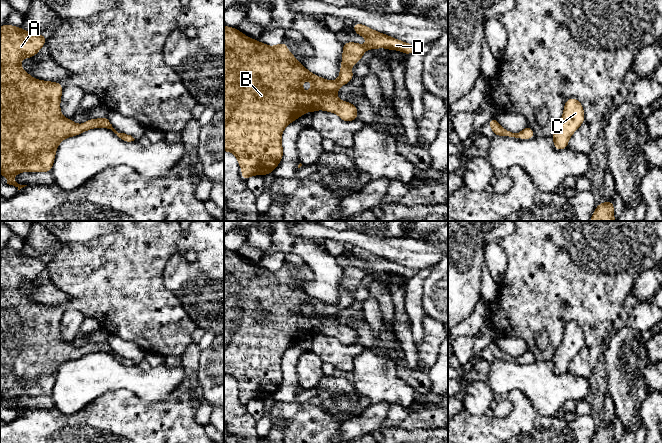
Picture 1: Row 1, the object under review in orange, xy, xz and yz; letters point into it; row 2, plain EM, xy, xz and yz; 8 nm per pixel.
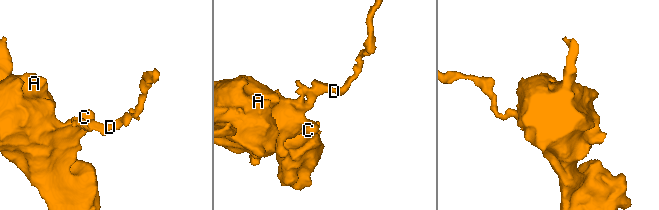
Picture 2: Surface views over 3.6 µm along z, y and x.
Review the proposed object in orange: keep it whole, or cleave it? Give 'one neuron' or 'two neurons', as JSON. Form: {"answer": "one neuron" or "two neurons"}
{"answer": "one neuron"}

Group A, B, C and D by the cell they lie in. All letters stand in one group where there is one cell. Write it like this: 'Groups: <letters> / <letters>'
Groups: A B C D

